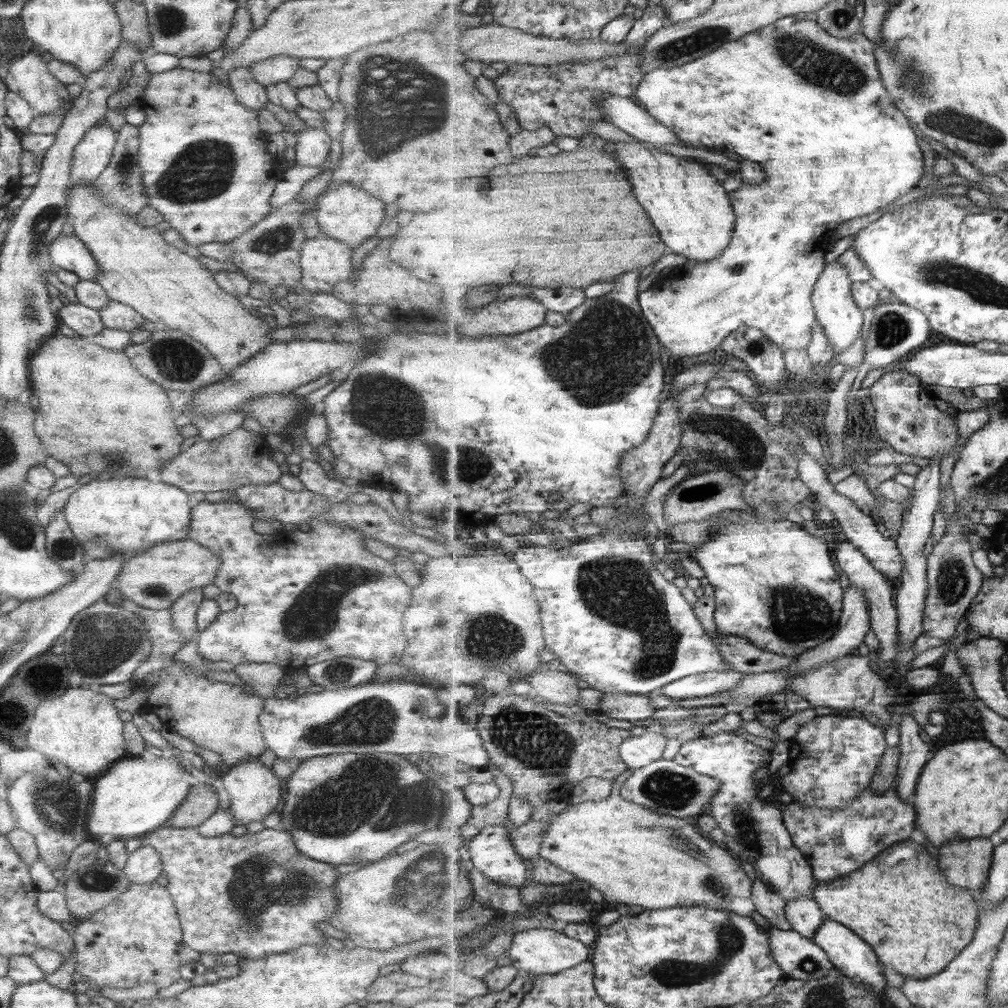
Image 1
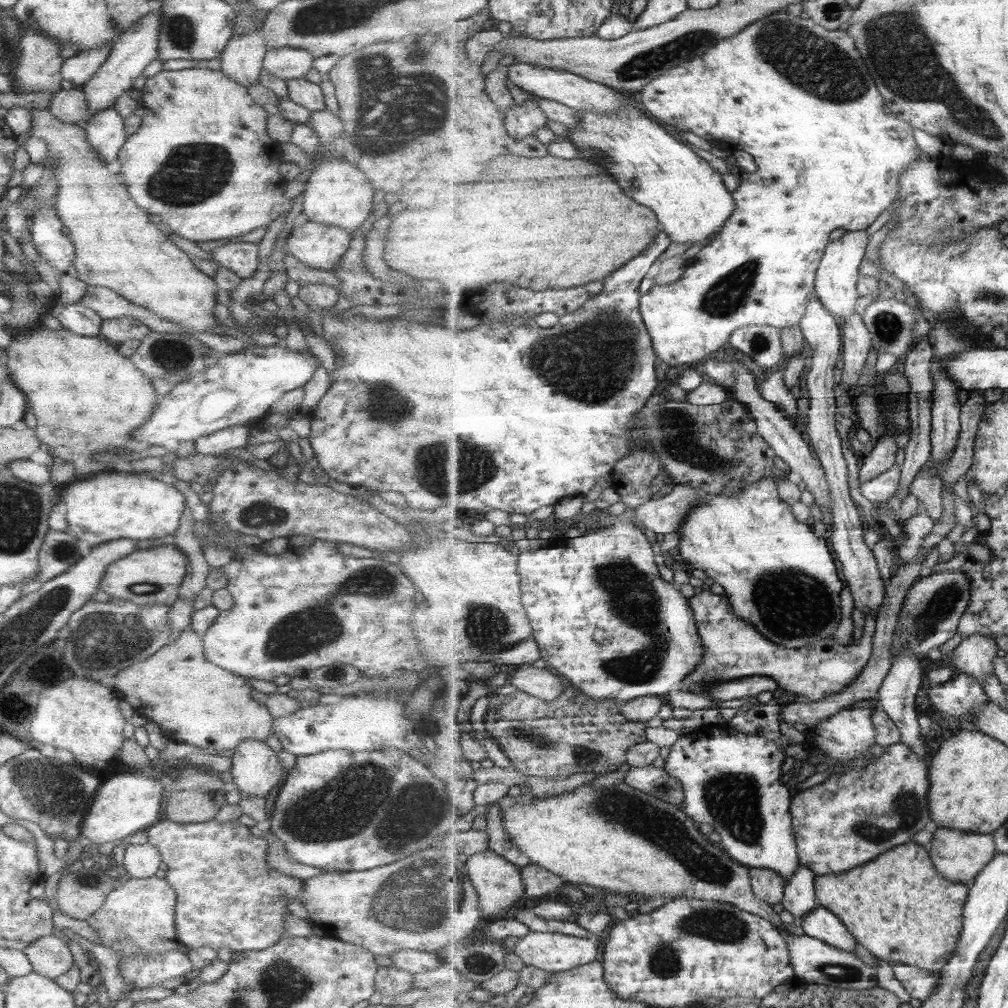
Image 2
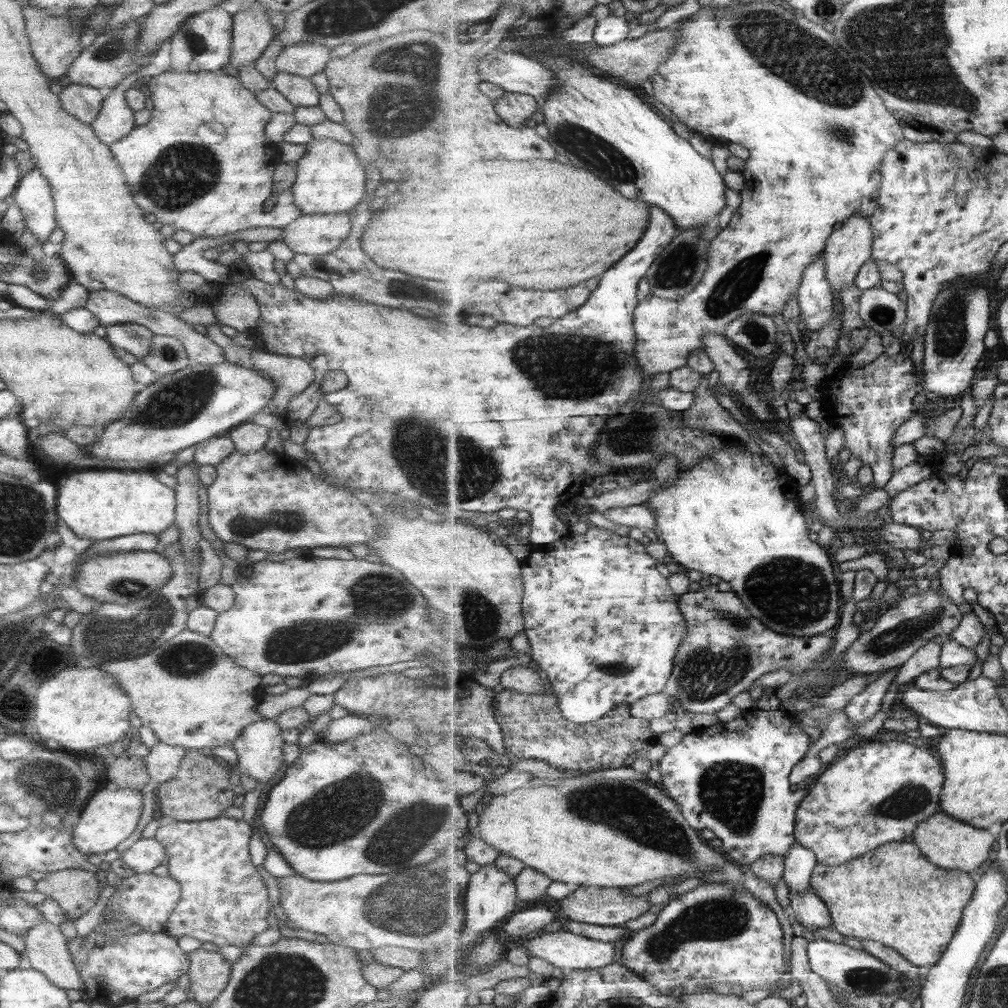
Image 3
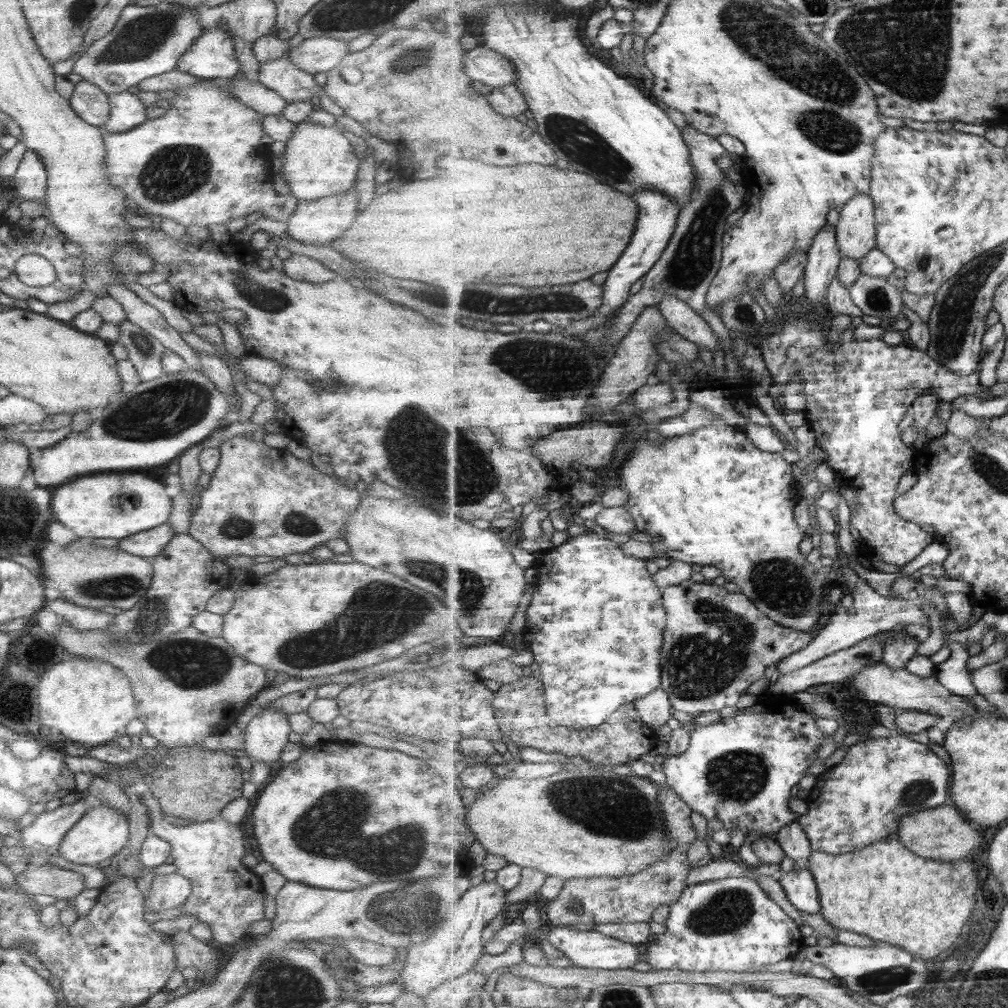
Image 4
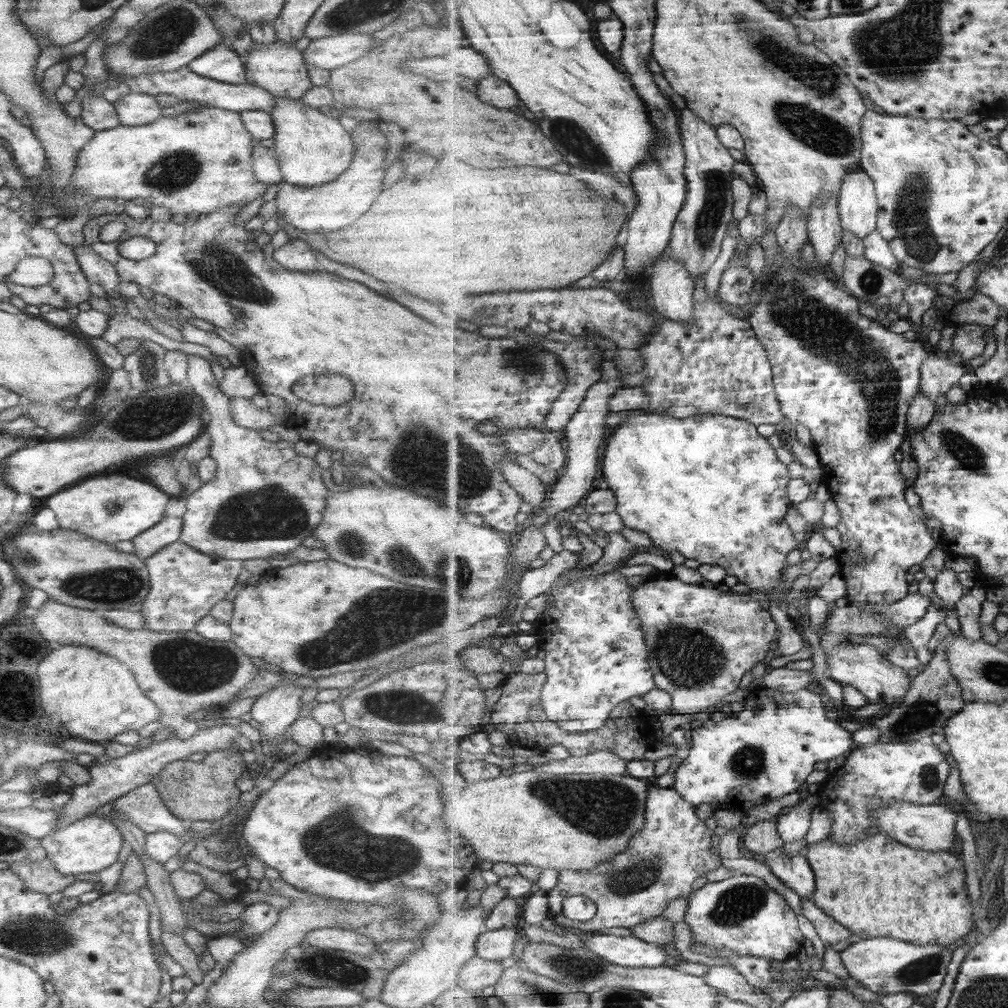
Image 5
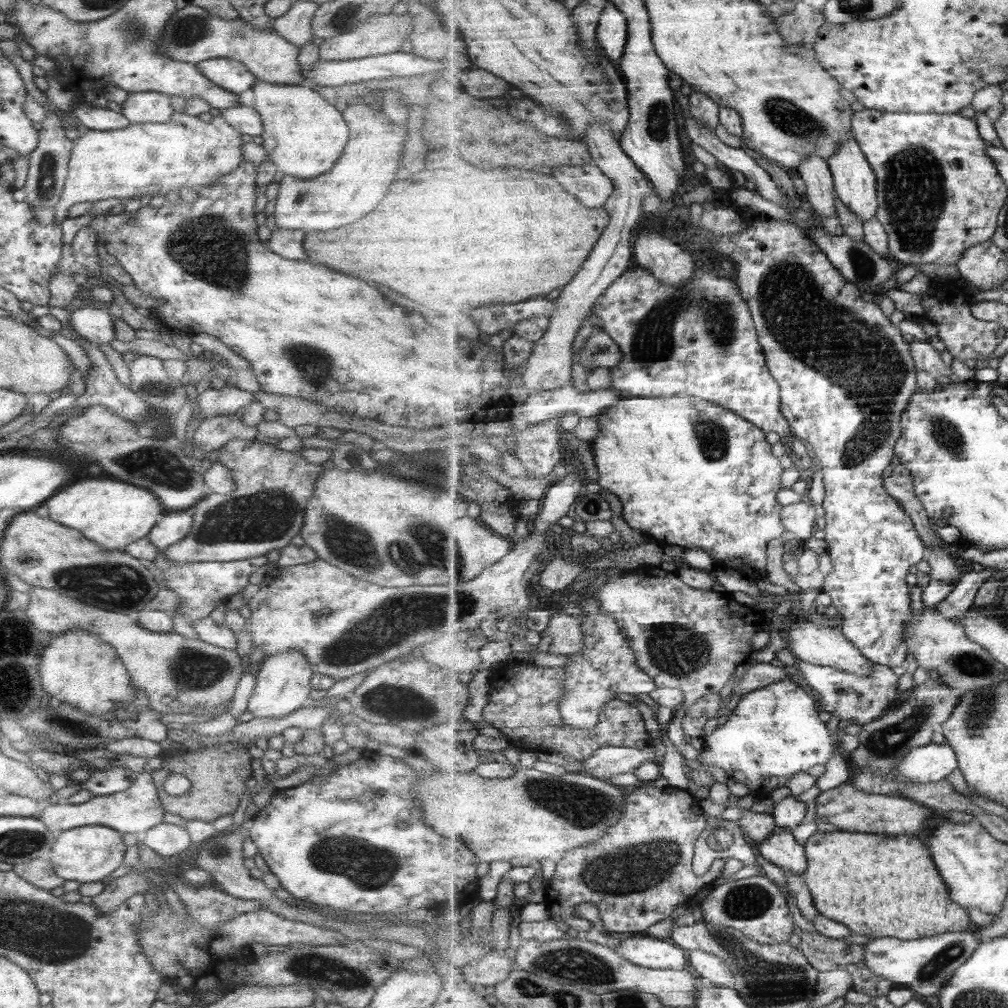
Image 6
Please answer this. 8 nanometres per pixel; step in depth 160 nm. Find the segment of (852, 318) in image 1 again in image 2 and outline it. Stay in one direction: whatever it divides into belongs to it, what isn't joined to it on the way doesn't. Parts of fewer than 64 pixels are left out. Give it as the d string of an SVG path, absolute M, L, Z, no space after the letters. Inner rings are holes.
M865 230L847 232L842 238L829 242L822 264L818 269L816 295L841 324L854 314L859 304L858 282L861 275L861 264L867 255L867 244L869 244L869 236Z

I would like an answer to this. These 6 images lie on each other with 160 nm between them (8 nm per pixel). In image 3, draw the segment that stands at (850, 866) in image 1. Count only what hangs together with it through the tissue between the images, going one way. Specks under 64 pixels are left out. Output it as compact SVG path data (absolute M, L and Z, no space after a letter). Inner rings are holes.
M872 739L871 741L865 741L864 744L856 746L853 750L844 751L837 760L829 766L824 767L819 773L814 786L810 786L807 790L804 790L805 798L800 802L800 807L796 812L796 842L810 848L817 855L818 863L828 864L829 866L845 864L850 860L860 858L860 856L884 846L884 844L901 842L902 840L905 840L905 838L909 838L909 836L913 837L913 833L915 833L915 829L917 829L919 825L942 812L939 802L944 784L945 773L943 762L934 750L926 750L925 747L919 748L919 746L915 746L915 744L909 744L909 742L902 741L899 742L897 740L878 741Z

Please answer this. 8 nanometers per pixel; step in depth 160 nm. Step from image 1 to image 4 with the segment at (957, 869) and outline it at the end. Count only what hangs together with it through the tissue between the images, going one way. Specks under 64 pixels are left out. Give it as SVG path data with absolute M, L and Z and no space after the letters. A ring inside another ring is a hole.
M941 805L906 814L899 823L896 838L903 841L909 848L913 848L913 852L917 852L917 856L925 856L929 860L940 860L941 862L971 859L983 842L983 836L971 828L971 824L963 818L960 810L954 805Z

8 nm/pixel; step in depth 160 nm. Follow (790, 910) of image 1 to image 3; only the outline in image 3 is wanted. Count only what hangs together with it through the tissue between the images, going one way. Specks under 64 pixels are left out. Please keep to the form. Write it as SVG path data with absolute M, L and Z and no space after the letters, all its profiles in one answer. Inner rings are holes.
M796 842L785 860L784 882L790 892L806 892L812 886L812 876L818 865L817 855Z

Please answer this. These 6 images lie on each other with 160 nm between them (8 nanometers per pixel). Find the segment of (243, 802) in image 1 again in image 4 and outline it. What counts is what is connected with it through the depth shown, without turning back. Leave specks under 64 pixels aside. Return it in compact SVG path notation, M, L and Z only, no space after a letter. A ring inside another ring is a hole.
M263 709L249 720L243 731L245 736L241 746L249 761L268 765L279 759L290 733L287 715L273 709Z

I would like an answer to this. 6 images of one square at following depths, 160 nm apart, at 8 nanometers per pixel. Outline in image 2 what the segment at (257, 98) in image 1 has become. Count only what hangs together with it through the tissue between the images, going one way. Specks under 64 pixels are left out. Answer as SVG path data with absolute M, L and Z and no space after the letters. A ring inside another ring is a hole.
M259 23L253 30L235 34L220 52L220 71L235 84L246 89L258 82L262 60L267 52L258 33Z

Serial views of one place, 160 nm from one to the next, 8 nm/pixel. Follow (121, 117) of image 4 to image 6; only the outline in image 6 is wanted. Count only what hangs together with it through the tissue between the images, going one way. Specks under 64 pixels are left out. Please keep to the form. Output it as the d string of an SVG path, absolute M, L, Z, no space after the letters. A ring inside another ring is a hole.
M158 92L128 93L120 106L121 114L131 124L162 123L174 111L169 96Z

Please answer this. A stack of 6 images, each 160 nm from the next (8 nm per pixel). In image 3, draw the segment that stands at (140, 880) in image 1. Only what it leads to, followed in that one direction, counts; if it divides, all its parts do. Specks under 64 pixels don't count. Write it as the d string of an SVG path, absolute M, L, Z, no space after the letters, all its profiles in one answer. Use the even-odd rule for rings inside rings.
M149 837L137 840L119 855L120 860L136 873L151 873L155 866L165 861L164 848Z

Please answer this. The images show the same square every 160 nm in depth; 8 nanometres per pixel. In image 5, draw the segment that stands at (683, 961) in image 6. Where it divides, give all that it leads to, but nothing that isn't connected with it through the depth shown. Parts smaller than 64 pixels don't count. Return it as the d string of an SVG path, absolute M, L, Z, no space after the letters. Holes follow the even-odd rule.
M586 933L585 944L591 952L612 964L626 968L658 968L673 962L673 951L635 935L616 936Z

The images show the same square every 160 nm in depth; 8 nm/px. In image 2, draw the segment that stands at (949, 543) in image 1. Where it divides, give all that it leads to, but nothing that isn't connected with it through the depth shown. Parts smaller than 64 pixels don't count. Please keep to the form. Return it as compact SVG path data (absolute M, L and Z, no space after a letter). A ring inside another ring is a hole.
M965 565L957 569L933 572L919 578L911 587L894 634L893 659L901 653L925 656L930 650L943 646L959 633L961 617L968 610L972 598L972 580L964 567Z

